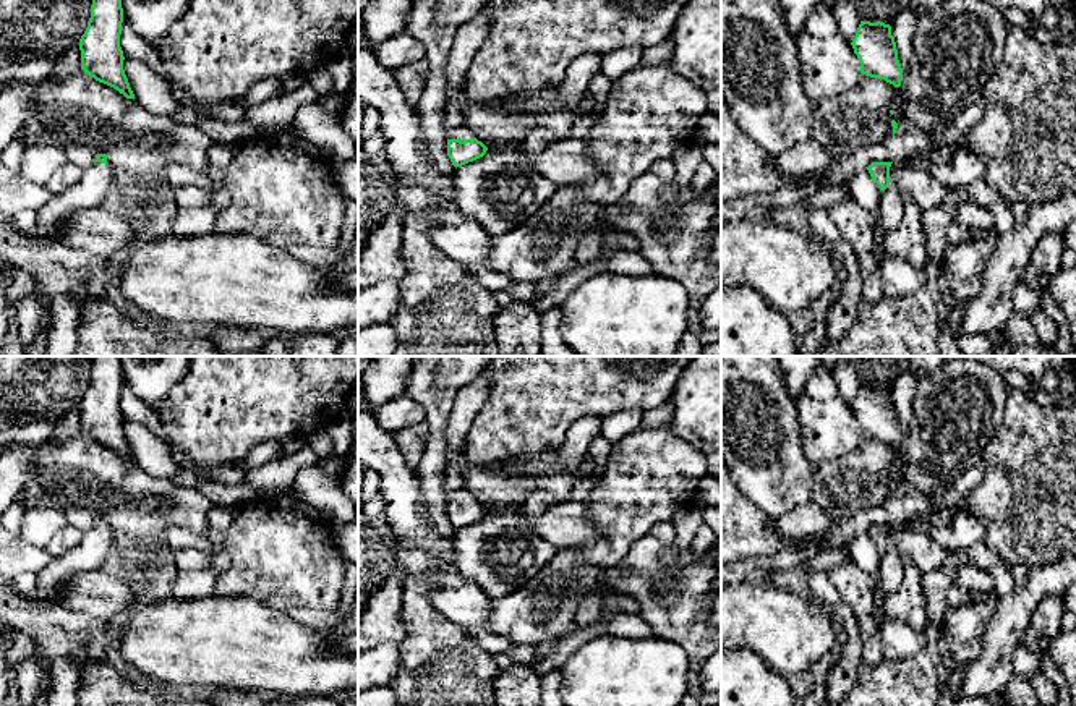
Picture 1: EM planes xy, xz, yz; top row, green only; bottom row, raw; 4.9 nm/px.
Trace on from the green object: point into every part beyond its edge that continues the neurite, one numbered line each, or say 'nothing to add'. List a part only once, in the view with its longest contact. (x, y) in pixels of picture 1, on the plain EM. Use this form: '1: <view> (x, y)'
1: xz (462, 496)

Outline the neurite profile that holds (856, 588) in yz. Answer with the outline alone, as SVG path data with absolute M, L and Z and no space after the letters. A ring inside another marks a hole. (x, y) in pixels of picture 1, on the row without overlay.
M852 560L836 565L826 572L839 598L857 619L877 617L877 580L862 572Z

